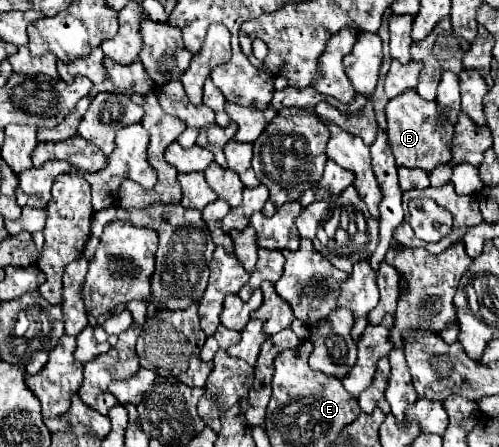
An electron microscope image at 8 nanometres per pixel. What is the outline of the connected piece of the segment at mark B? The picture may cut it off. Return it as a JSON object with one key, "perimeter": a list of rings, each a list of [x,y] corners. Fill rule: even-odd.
{"perimeter":[[[407,90],[391,98],[385,112],[387,112],[389,150],[393,152],[397,166],[421,168],[425,172],[431,172],[437,164],[447,162],[451,158],[449,146],[453,138],[453,124],[443,122],[441,114],[437,112],[437,102],[427,102],[419,98],[415,90]]]}

